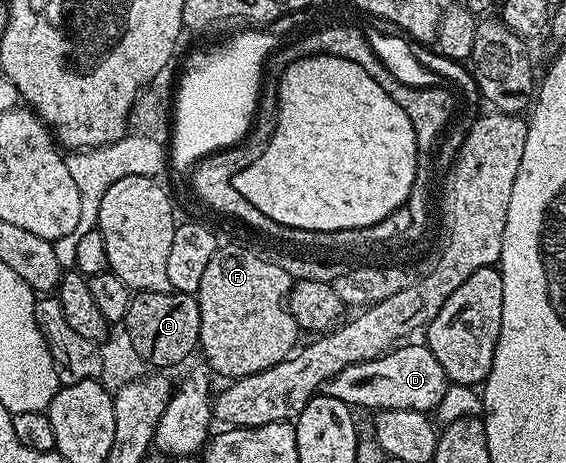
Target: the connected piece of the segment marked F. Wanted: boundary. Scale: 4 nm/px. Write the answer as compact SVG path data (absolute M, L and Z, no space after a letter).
M223 245L208 260L196 295L200 308L198 345L206 357L205 365L215 375L225 380L252 376L295 353L300 331L288 305L291 285L291 276L283 268L242 246Z

